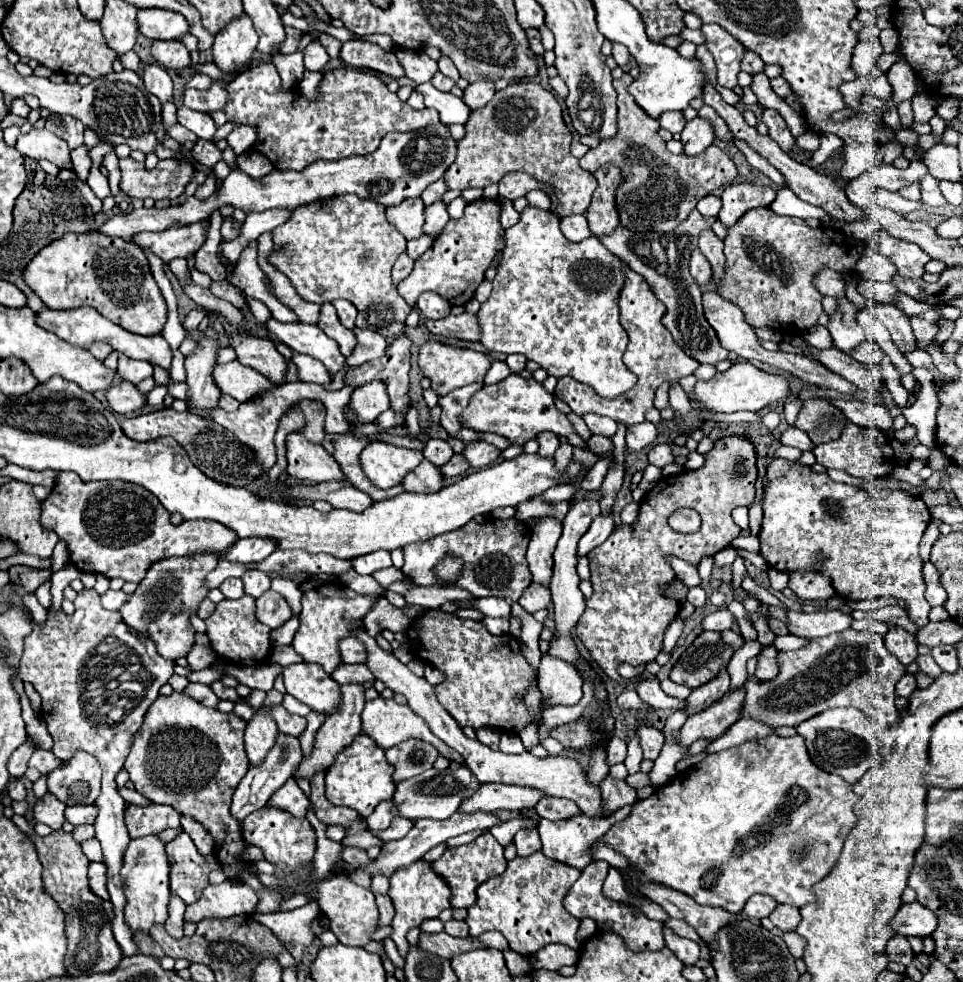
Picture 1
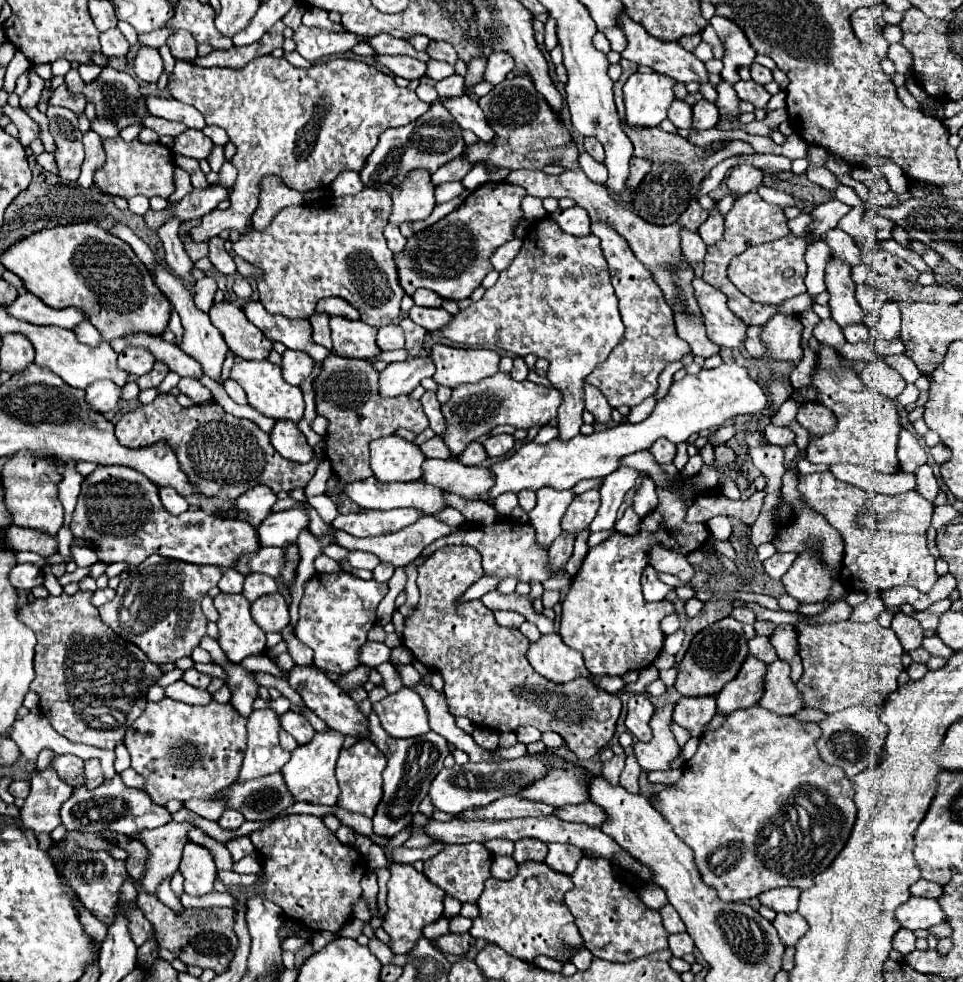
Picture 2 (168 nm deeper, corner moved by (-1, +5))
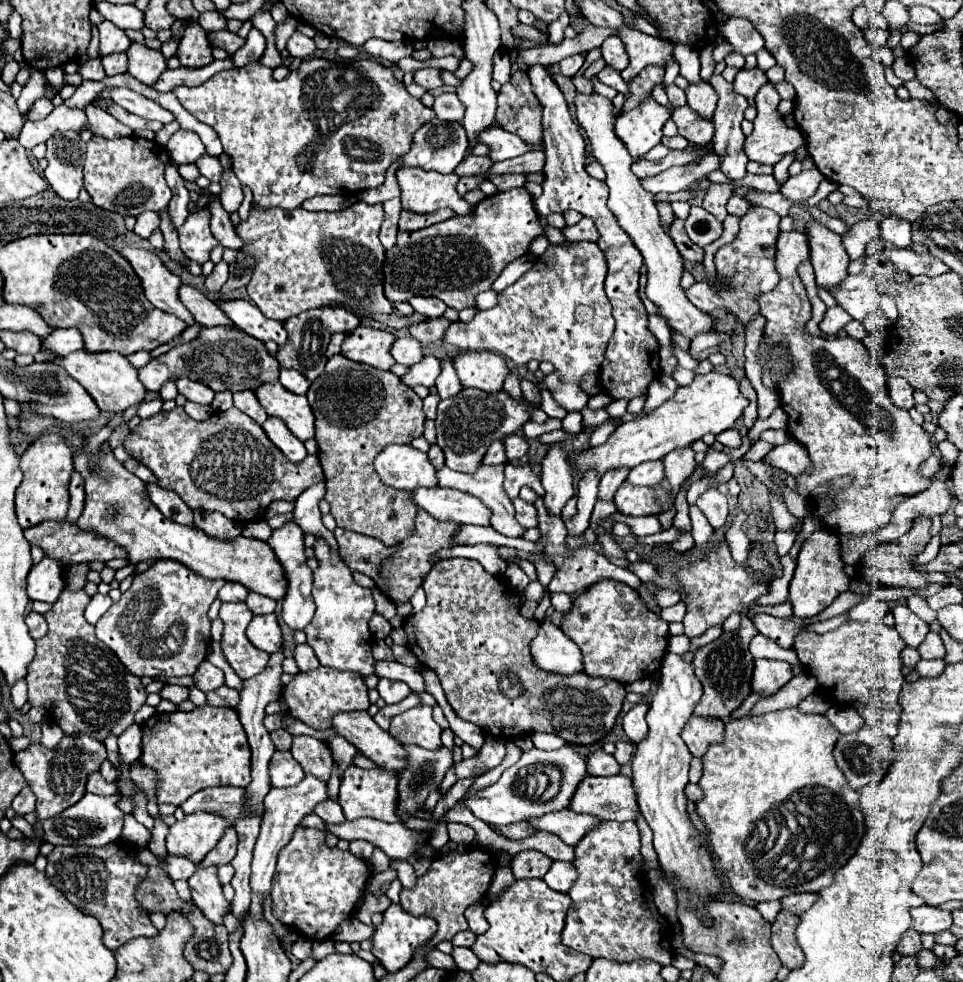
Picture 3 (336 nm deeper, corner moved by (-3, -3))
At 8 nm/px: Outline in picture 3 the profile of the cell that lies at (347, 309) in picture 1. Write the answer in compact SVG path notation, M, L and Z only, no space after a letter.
M331 306L331 308L315 308L313 312L303 312L299 316L285 320L283 324L285 324L285 330L289 334L289 340L287 340L285 348L279 348L279 352L277 352L279 364L283 368L297 368L301 374L305 374L313 382L323 372L325 362L327 362L327 356L319 354L319 350L329 344L329 338L335 332L351 332L353 328L357 328L361 324L361 320L345 308Z

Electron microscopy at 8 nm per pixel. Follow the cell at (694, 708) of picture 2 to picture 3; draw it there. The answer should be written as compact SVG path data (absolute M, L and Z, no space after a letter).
M691 716L689 722L683 726L681 738L685 740L689 752L697 758L705 754L705 748L713 742L723 740L723 730L725 722L717 718L701 718L701 716Z

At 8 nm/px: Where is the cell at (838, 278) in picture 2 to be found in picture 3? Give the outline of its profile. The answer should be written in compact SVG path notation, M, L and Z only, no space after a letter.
M811 220L805 228L809 232L811 264L815 268L817 286L833 292L847 278L849 256L841 244L841 236L827 230L817 220Z

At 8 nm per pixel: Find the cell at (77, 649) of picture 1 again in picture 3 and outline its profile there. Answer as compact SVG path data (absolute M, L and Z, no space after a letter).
M83 590L61 592L55 606L45 614L49 630L41 640L37 640L37 654L29 664L29 672L25 680L29 686L29 704L47 708L53 722L63 730L65 736L73 738L79 734L89 734L91 738L105 742L109 734L121 736L121 732L125 732L131 724L135 724L133 720L135 712L145 704L147 690L141 678L127 672L127 668L121 664L115 652L95 636L93 624L89 624L83 616L89 600L91 598Z

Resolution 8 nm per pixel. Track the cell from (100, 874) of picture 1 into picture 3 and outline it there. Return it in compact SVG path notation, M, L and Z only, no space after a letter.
M119 842L91 848L91 846L61 846L53 848L47 856L45 874L51 878L65 898L85 914L91 914L103 926L103 944L109 950L117 950L139 936L155 936L157 930L149 920L149 914L139 908L133 896L133 884L145 876L145 866L135 862L135 850L125 848Z

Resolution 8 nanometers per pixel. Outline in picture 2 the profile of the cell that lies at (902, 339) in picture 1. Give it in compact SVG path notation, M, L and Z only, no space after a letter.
M857 284L855 296L857 296L857 302L859 302L859 306L865 314L879 312L889 302L889 296L885 292L881 292L877 288L871 288L869 284Z

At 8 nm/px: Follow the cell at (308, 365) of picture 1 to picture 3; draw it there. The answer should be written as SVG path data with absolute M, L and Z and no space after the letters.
M281 368L279 382L281 382L289 392L295 392L295 394L307 394L309 384L311 384L299 370L293 370L293 368Z

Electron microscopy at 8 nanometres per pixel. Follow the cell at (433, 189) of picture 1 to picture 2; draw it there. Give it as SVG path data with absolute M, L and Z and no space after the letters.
M459 156L459 158L447 162L445 166L441 166L441 168L433 174L433 182L435 182L435 184L443 184L443 182L451 182L451 180L461 180L471 168L473 168L471 162L467 162L465 156Z

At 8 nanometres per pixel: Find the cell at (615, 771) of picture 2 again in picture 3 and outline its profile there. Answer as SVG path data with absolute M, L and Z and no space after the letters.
M617 742L615 746L617 746L617 750L615 750L615 754L613 754L613 756L615 756L615 760L617 760L621 766L623 766L623 764L627 764L627 762L631 760L631 756L633 756L633 750L635 750L635 748L633 748L629 742Z

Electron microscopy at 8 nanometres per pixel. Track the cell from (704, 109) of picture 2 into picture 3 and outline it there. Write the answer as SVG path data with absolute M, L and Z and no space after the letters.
M701 82L701 84L689 84L689 88L685 90L687 94L687 104L693 112L697 112L699 116L711 120L713 112L715 112L715 104L717 104L717 94L715 90L709 86L709 82Z

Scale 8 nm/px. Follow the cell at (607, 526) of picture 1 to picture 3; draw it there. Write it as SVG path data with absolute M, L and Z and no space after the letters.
M655 460L655 462L645 462L633 468L625 482L635 484L635 486L657 486L663 478L665 474L661 468L661 460Z

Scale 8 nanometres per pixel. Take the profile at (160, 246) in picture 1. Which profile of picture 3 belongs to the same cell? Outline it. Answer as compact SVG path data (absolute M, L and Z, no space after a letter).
M313 58L301 62L285 80L275 80L271 68L251 62L243 68L223 70L201 86L175 86L173 94L189 114L219 134L223 152L233 158L233 172L253 192L251 206L261 210L293 210L313 196L355 194L381 186L387 168L409 150L413 132L435 118L433 108L425 108L395 80L389 68L375 60L341 64Z

